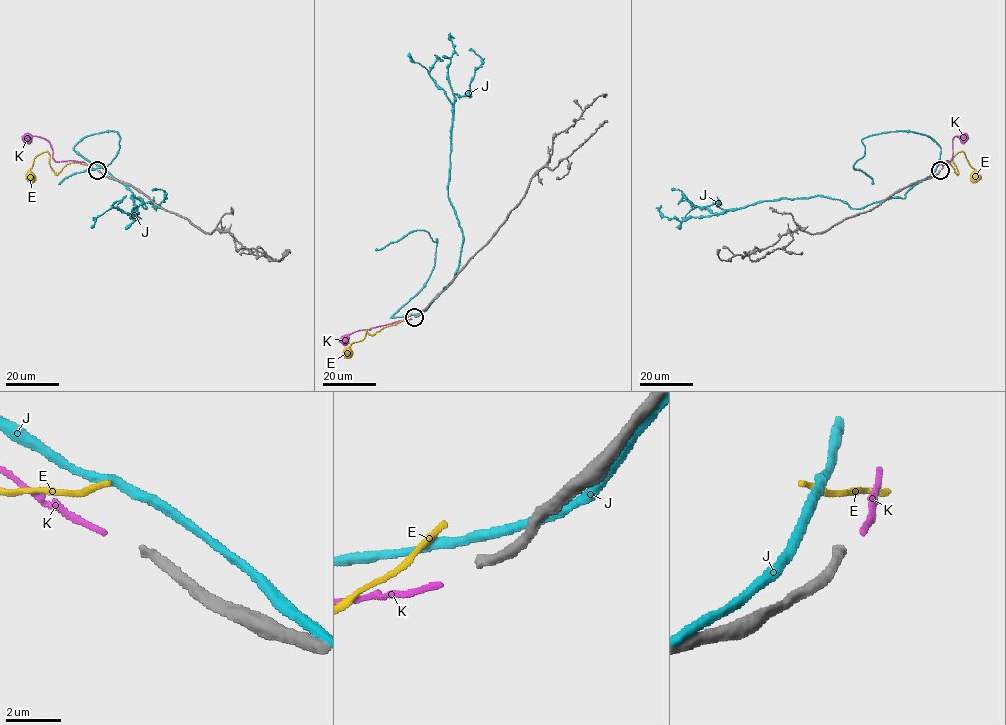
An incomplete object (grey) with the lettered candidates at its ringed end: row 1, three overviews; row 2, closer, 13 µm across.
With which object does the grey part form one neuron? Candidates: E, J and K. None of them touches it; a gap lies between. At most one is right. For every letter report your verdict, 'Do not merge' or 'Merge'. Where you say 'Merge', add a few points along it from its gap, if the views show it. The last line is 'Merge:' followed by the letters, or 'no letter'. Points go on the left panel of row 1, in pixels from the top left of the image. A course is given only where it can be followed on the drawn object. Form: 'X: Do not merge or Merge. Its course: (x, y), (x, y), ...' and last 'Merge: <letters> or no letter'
E: Do not merge
J: Do not merge
K: Do not merge
Merge: no letter

